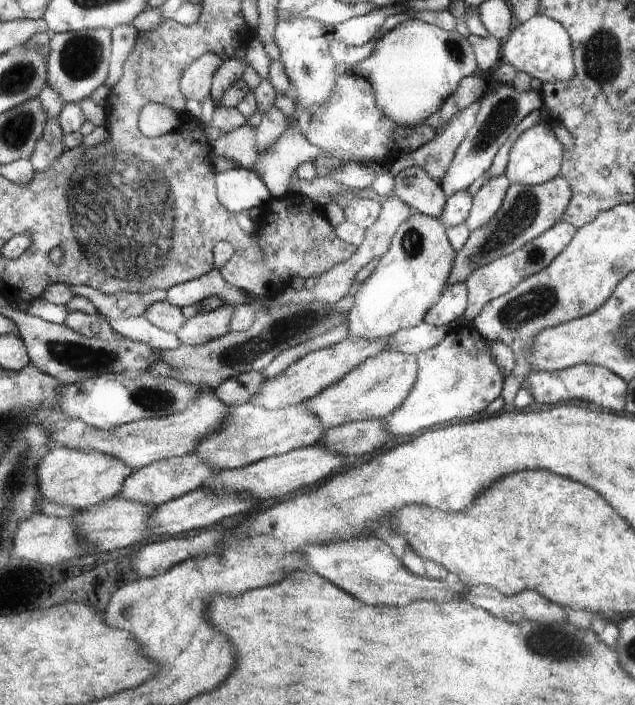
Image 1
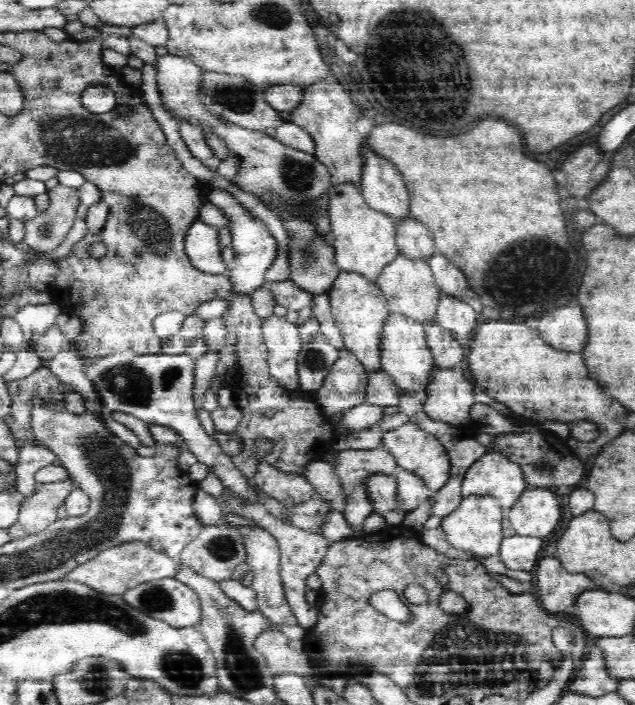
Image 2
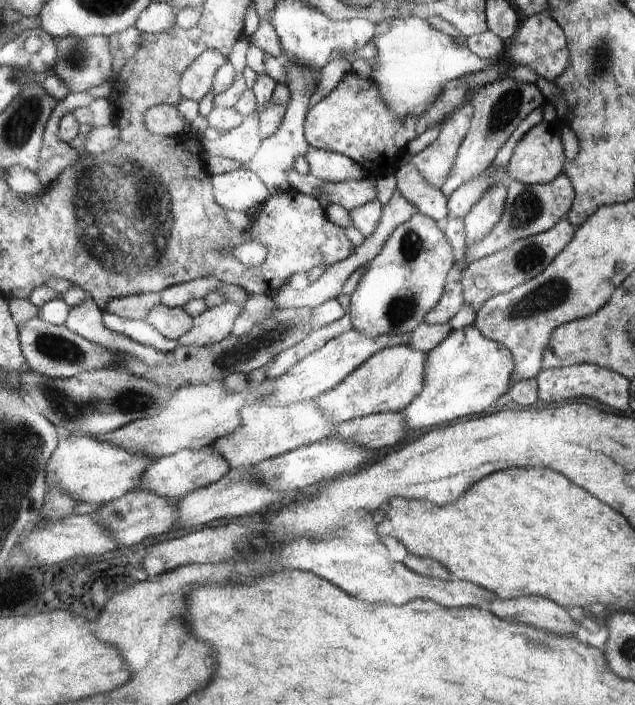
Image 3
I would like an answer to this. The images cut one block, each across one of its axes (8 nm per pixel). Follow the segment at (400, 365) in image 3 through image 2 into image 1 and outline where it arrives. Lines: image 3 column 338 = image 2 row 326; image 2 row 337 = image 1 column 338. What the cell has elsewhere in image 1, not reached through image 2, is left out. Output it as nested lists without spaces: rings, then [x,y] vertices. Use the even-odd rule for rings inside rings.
[[[388,348],[380,352],[378,356],[364,360],[338,383],[332,384],[314,398],[306,400],[304,406],[312,416],[316,416],[322,422],[324,431],[364,419],[388,419],[414,392],[418,376],[417,355],[404,354],[404,352]]]

